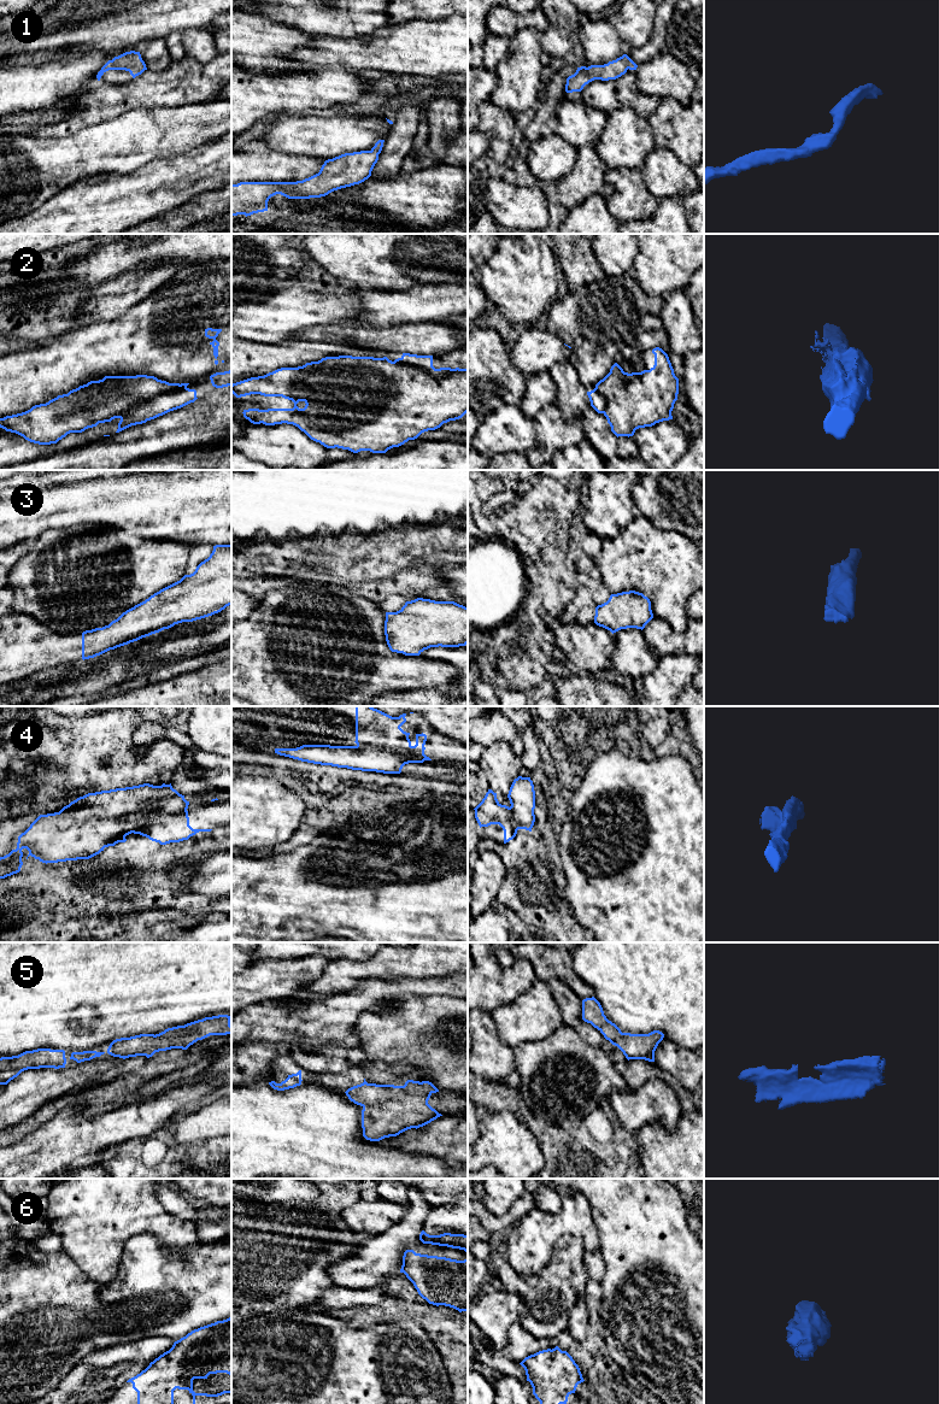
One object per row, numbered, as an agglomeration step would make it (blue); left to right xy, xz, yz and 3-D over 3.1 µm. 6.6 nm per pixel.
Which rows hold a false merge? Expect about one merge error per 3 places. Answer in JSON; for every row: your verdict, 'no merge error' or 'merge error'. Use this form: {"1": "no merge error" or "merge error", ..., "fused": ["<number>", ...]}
{"1": "no merge error", "2": "merge error", "3": "no merge error", "4": "merge error", "5": "no merge error", "6": "no merge error", "fused": ["2", "4"]}

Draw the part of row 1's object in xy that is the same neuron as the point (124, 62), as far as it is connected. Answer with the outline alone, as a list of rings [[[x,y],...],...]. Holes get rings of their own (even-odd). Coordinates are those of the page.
[[[130,51],[115,57],[112,60],[108,60],[98,72],[98,81],[100,81],[101,76],[108,70],[125,70],[130,72],[133,78],[135,78],[147,70],[147,67],[140,52]]]

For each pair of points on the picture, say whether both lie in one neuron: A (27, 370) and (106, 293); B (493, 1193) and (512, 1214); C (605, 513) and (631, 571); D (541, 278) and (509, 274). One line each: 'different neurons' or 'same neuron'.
A: different neurons
B: different neurons
C: different neurons
D: same neuron

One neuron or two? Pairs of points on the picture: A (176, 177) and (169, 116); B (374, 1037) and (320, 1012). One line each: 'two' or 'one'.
A: two
B: two

